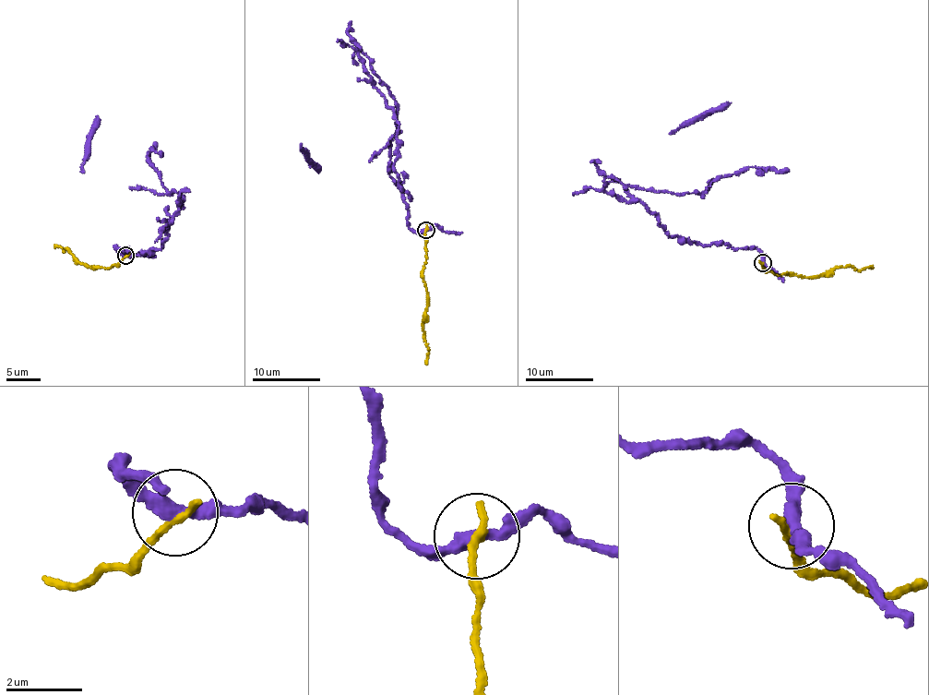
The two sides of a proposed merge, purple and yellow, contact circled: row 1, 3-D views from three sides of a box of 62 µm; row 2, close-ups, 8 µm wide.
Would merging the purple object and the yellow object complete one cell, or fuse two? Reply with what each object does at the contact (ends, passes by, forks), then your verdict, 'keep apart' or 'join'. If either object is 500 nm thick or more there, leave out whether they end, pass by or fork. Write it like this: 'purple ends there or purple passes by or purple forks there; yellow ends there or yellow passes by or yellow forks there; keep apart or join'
purple passes by; yellow ends there; keep apart

